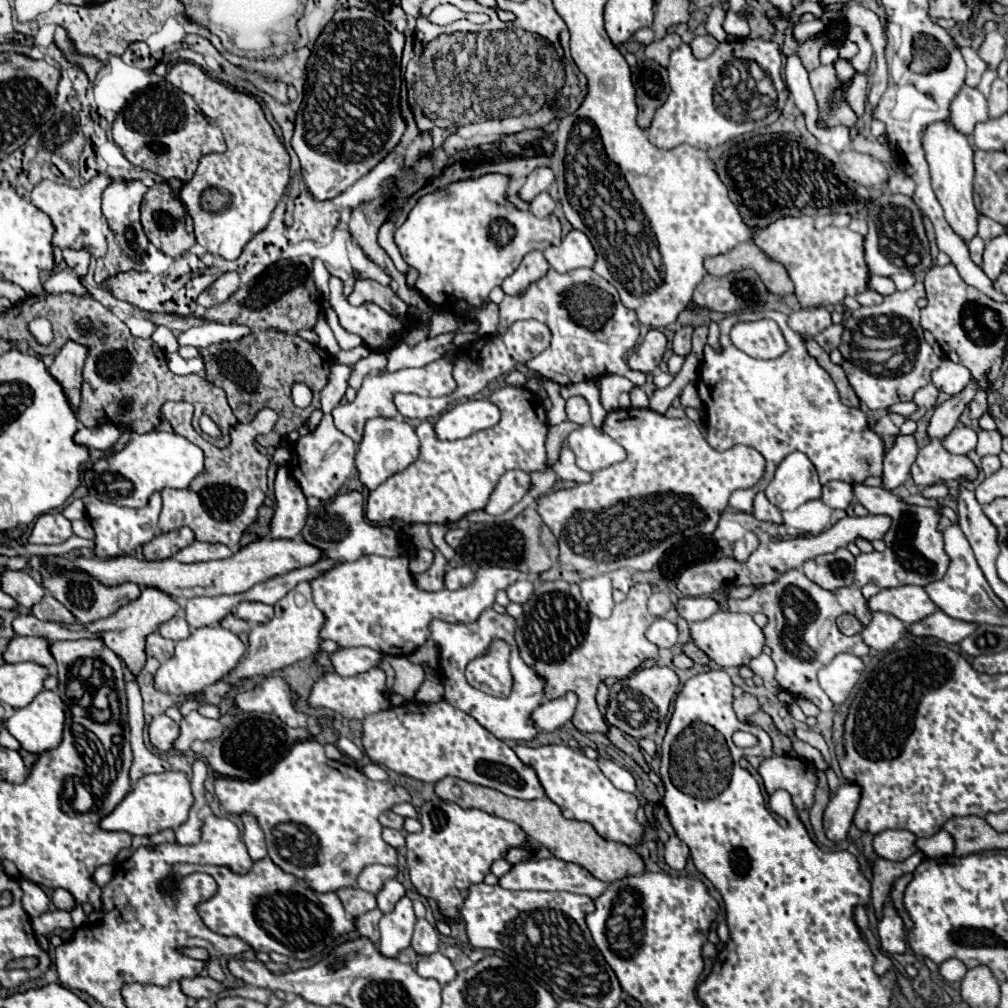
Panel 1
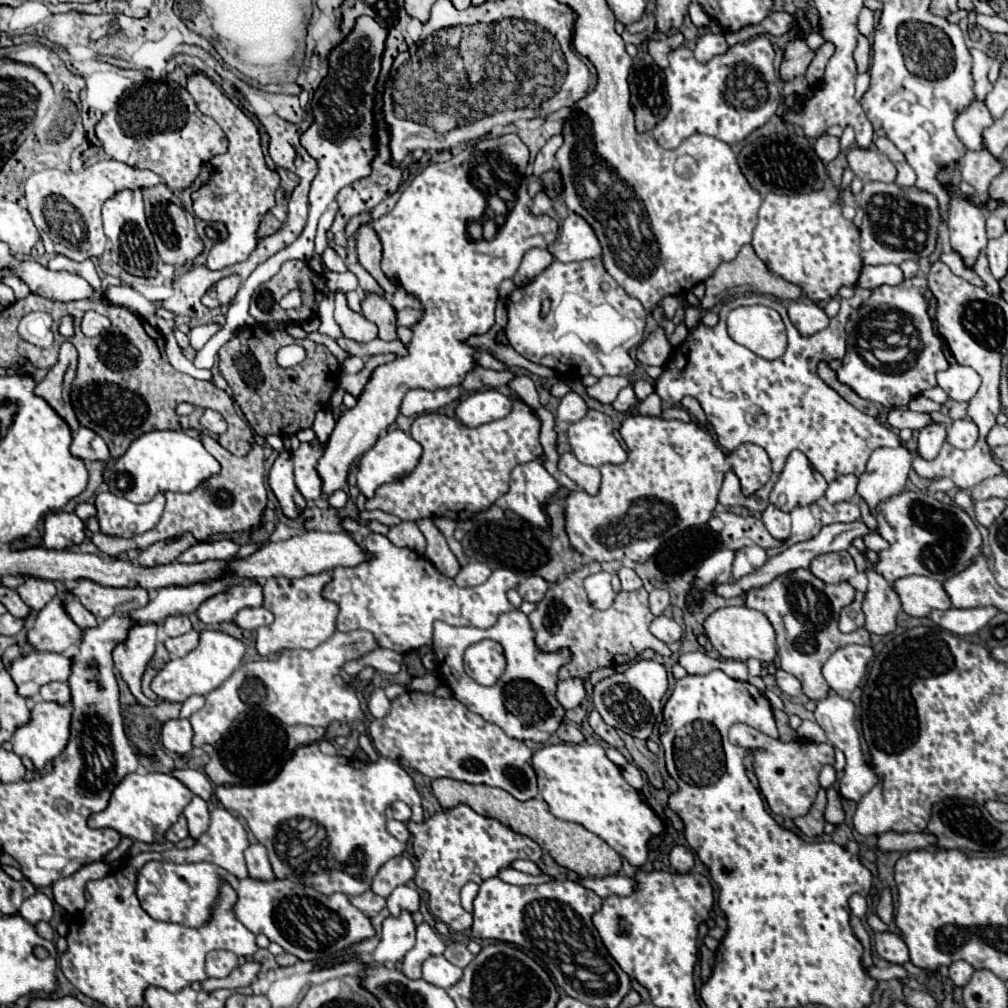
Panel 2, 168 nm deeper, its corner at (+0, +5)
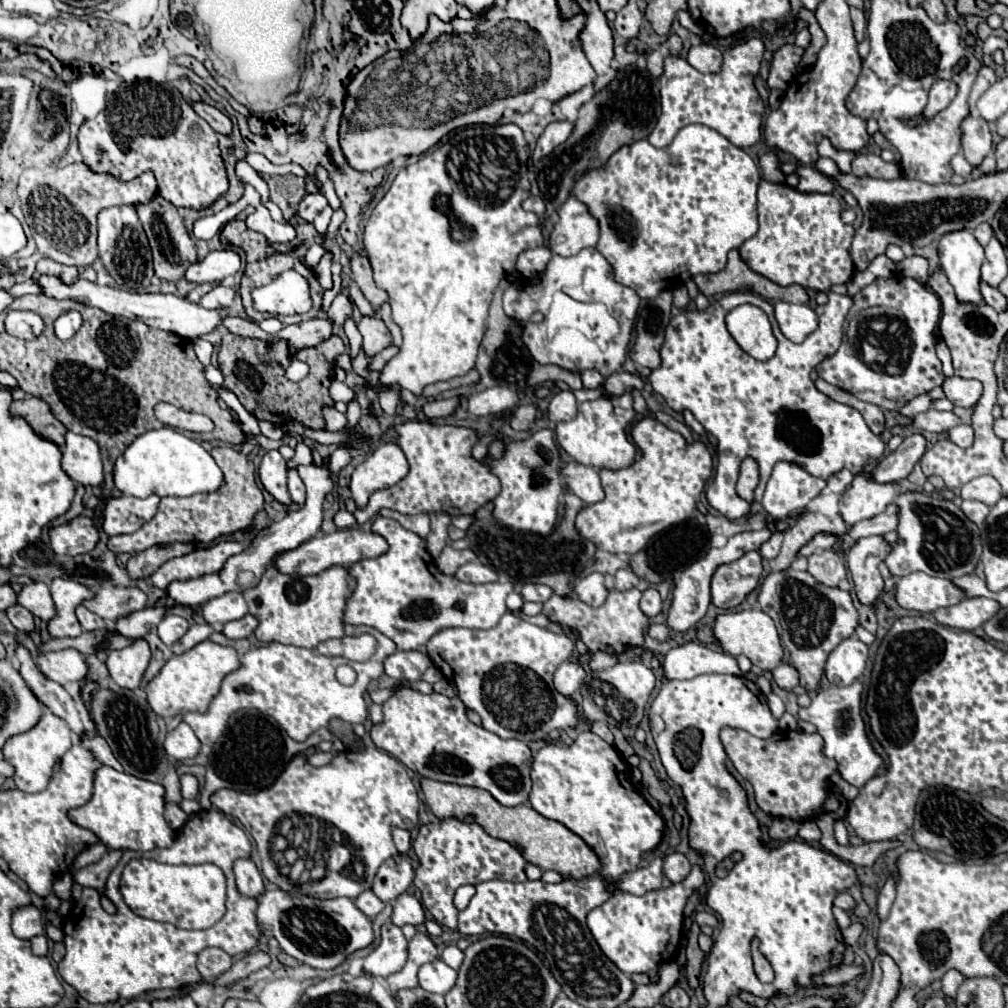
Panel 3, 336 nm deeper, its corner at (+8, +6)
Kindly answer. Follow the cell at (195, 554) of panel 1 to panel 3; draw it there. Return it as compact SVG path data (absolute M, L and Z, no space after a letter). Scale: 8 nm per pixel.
M222 540L214 546L198 548L190 554L186 554L186 556L172 558L172 560L164 562L150 576L150 580L152 580L154 586L164 590L172 580L188 580L188 578L198 578L198 576L204 576L204 574L218 572L224 566L224 562L238 552L242 552L242 544Z

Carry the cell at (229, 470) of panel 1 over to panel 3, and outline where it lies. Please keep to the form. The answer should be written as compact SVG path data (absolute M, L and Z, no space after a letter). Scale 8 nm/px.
M216 446L212 450L212 458L224 472L224 484L214 492L194 494L188 498L166 496L160 500L156 516L146 522L134 534L120 534L108 540L108 550L114 554L128 552L136 554L146 550L148 546L164 546L170 542L212 542L220 536L234 534L238 530L246 530L252 524L252 518L258 510L262 510L264 498L260 488L256 486L256 468L248 460L246 450L236 450L230 446Z

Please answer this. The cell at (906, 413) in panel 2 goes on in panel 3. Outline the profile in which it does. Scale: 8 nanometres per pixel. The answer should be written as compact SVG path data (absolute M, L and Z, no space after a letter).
M926 410L918 416L912 418L912 428L916 430L924 430L924 432L936 432L942 434L946 430L950 430L952 426L960 424L960 418L954 412L938 412L938 410Z

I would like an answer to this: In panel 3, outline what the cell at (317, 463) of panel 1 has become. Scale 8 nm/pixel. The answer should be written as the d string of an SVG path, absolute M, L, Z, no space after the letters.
M296 468L288 470L288 490L290 490L292 502L298 504L298 506L302 506L304 500L306 500L306 488L304 488L304 482L300 480Z

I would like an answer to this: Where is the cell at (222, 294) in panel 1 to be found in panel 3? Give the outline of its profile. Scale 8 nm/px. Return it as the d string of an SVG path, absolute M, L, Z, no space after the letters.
M218 284L216 288L212 288L208 294L204 294L200 298L200 306L202 308L208 308L208 310L214 310L214 308L226 308L230 306L230 302L234 300L234 288L230 286L224 286L224 284Z

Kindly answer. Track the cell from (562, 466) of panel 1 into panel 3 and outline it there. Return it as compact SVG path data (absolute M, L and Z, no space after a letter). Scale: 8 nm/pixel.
M568 462L564 464L560 474L568 484L568 488L586 504L594 504L604 498L604 490L600 486L600 476L596 468L578 462Z

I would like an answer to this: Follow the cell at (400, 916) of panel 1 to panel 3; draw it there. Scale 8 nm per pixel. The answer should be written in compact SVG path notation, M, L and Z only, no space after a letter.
M386 922L382 926L380 944L364 958L364 972L386 978L404 966L406 954L408 942L402 934L402 928L394 926L392 922Z

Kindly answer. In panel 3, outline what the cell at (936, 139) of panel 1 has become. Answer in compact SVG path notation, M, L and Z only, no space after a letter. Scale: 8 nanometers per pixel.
M964 228L946 232L938 246L940 266L956 290L960 302L982 304L980 294L980 266L984 262L984 248L974 238L974 232Z

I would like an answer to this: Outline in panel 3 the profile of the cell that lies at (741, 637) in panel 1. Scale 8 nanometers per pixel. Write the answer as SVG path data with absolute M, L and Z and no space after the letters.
M740 610L740 612L726 612L716 616L712 624L714 638L718 640L722 652L732 656L748 656L754 666L760 666L762 670L772 670L782 662L782 646L776 632L776 626L768 614L762 610Z

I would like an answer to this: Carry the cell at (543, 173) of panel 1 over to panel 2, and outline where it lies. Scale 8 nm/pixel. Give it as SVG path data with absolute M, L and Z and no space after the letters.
M554 135L538 153L536 161L534 161L534 175L542 175L546 171L550 171L556 163L556 151L562 145L562 135Z

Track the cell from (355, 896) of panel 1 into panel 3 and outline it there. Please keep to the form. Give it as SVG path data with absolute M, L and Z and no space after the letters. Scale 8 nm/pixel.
M372 890L362 892L362 894L354 900L354 904L356 904L356 906L358 906L358 908L368 916L368 918L374 918L374 916L384 908L382 900L380 900L380 898L376 898Z

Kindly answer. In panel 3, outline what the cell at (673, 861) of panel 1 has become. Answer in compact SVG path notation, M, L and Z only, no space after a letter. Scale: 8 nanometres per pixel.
M672 852L672 854L664 856L664 874L668 876L670 882L680 882L682 878L686 878L690 868L692 866L690 866L688 858L680 852Z

